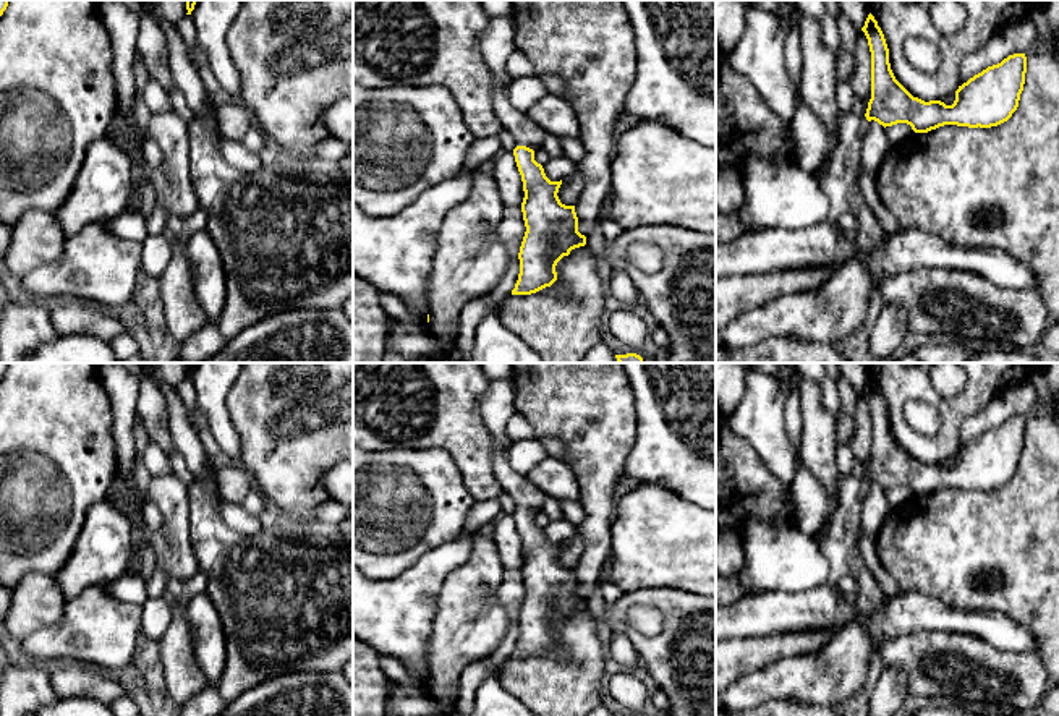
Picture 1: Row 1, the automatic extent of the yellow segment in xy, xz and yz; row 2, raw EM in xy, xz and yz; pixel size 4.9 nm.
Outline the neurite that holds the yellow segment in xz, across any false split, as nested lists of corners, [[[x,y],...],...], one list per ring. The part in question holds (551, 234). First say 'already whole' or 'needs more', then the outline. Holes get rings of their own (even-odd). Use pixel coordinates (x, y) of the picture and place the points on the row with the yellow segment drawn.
needs more | [[[512,15],[494,16],[479,36],[479,50],[492,75],[494,113],[517,143],[515,162],[523,181],[521,212],[525,237],[520,246],[520,274],[512,295],[531,295],[557,280],[555,266],[572,249],[585,246],[586,237],[578,232],[575,206],[560,202],[560,181],[551,181],[534,152],[542,147],[546,131],[508,99],[512,78],[507,60],[517,50]]]

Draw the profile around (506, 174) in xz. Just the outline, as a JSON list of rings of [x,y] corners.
[[[500,151],[494,157],[492,173],[504,207],[518,207],[523,201],[523,181],[518,172],[513,151]]]

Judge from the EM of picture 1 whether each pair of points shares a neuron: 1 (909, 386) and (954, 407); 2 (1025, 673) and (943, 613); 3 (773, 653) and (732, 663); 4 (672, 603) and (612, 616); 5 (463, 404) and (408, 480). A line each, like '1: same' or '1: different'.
1: same
2: different
3: same
4: same
5: different

